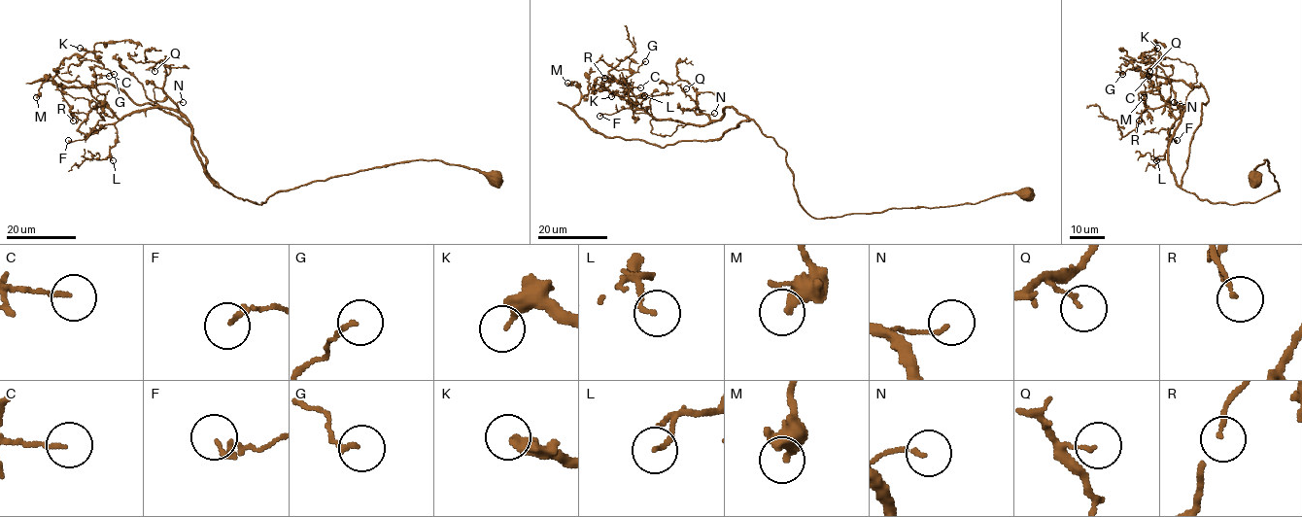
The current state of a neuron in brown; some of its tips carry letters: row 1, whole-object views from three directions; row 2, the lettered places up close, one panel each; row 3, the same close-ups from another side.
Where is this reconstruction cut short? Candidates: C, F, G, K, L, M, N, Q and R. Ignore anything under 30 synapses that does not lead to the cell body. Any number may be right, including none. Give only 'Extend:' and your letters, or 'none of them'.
Extend: none of them

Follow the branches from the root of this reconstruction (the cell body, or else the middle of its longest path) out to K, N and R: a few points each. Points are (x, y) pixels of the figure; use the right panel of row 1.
K: (1253, 178), (1267, 160), (1280, 189), (1213, 203), (1177, 184), (1186, 109), (1150, 81), (1157, 48)
N: (1253, 178), (1267, 160), (1280, 189), (1236, 204), (1183, 190), (1168, 160), (1181, 114), (1174, 102)
R: (1253, 178), (1267, 160), (1280, 189), (1200, 200), (1168, 160), (1186, 109), (1147, 108), (1145, 91), (1139, 120)

